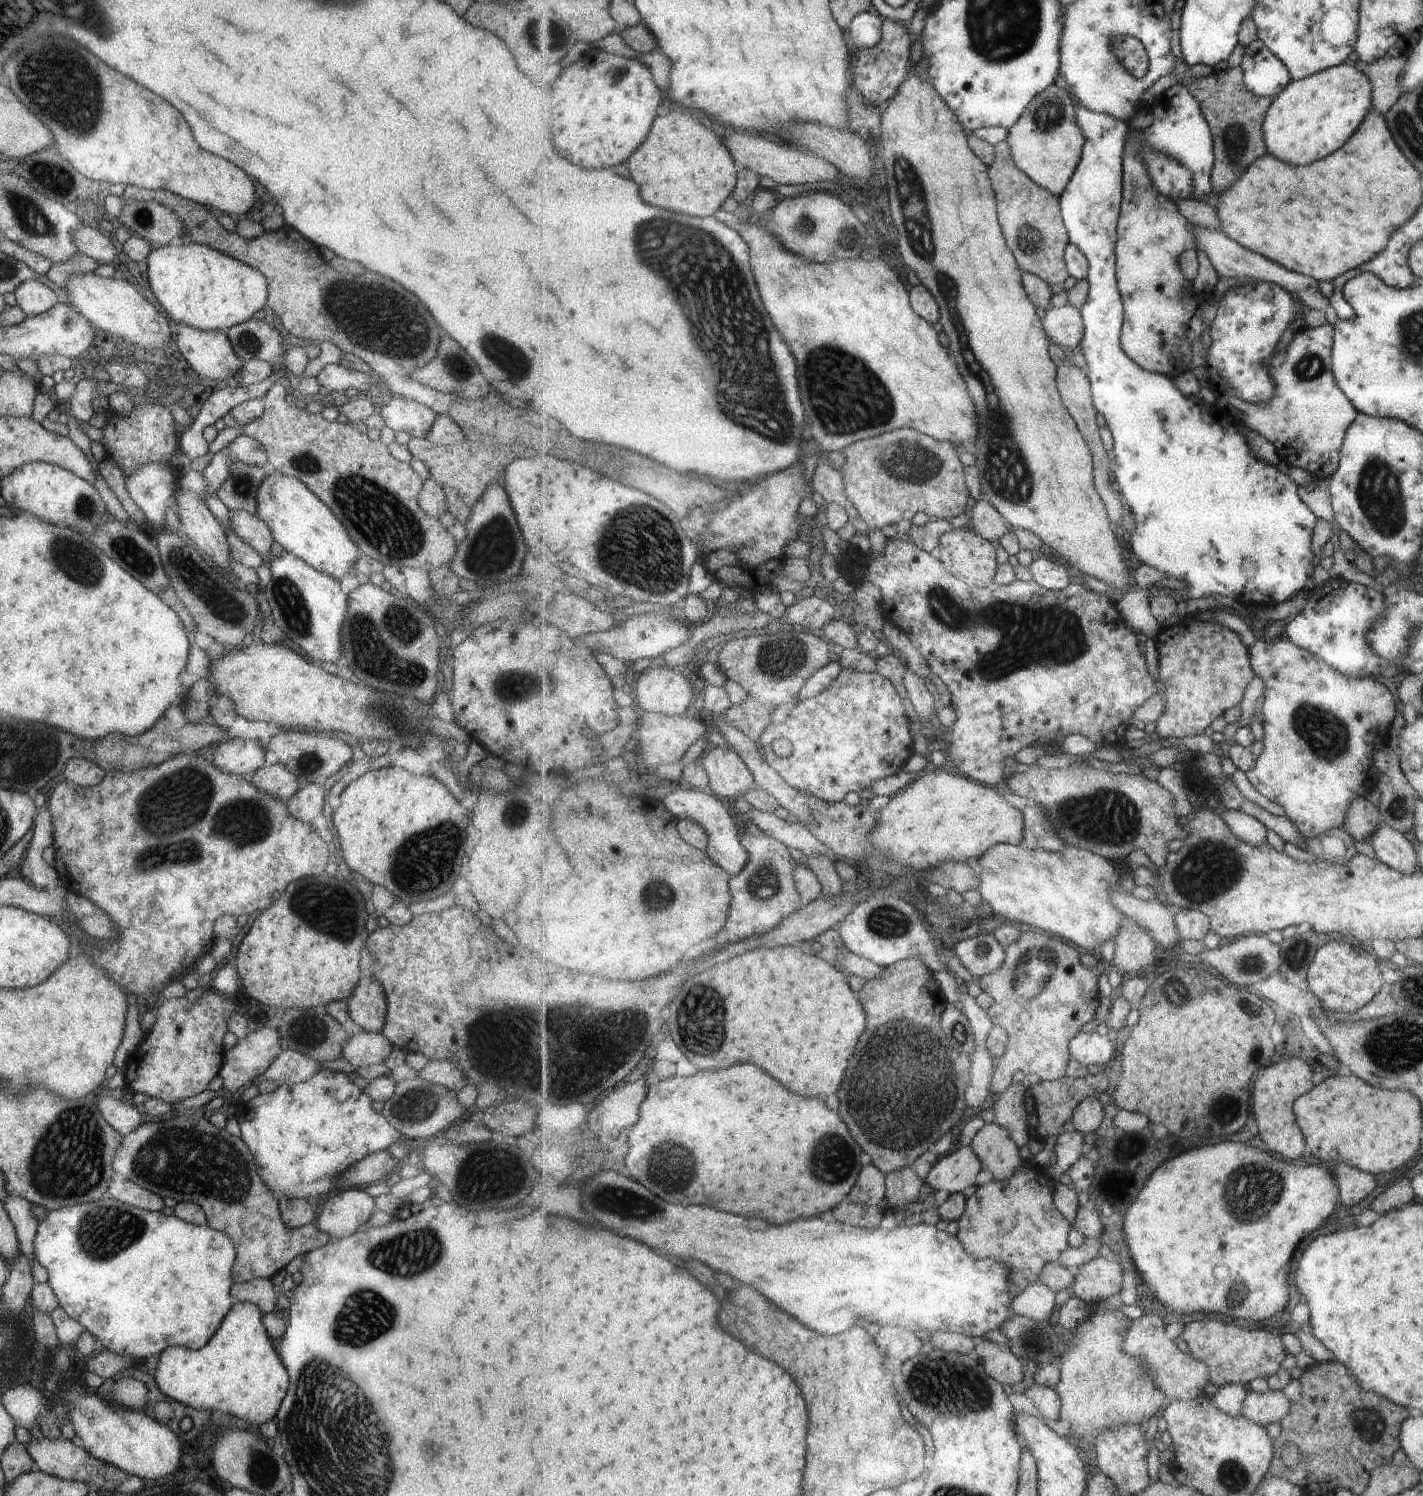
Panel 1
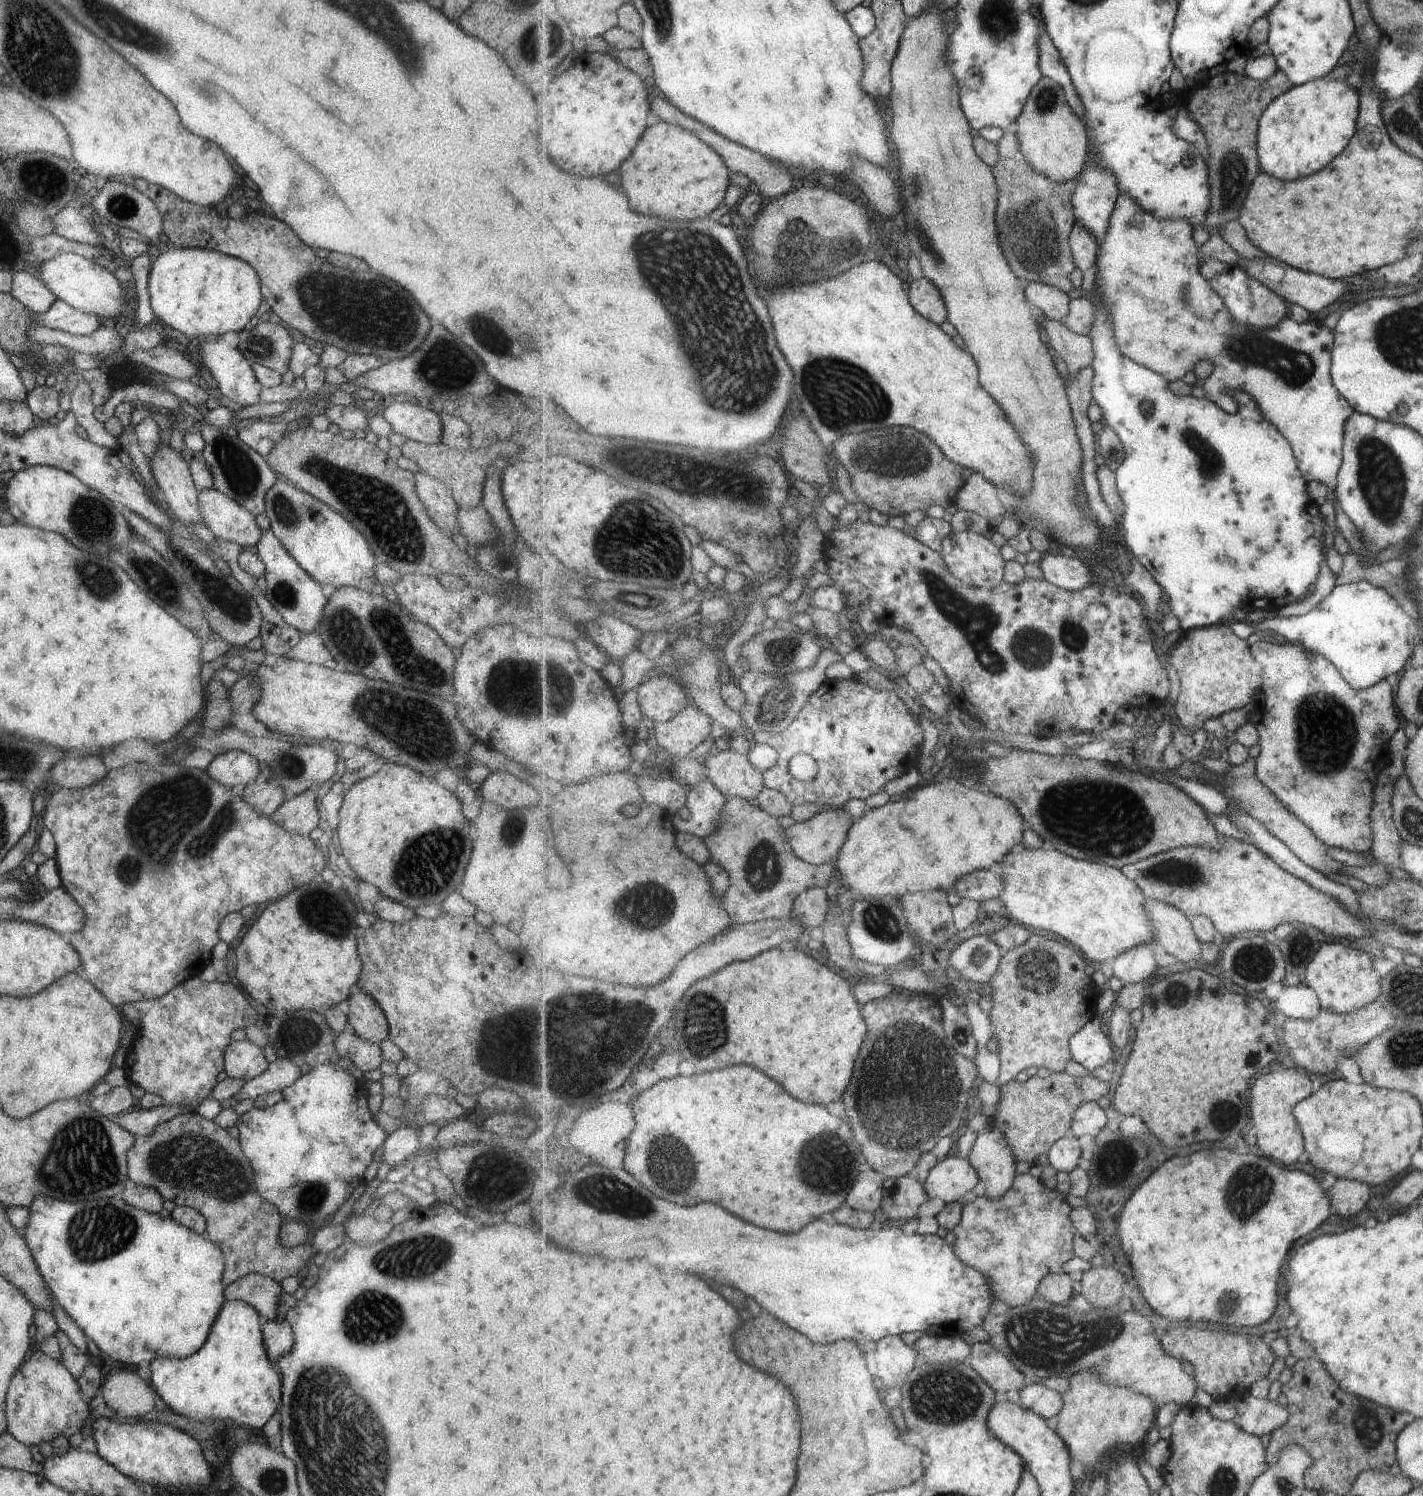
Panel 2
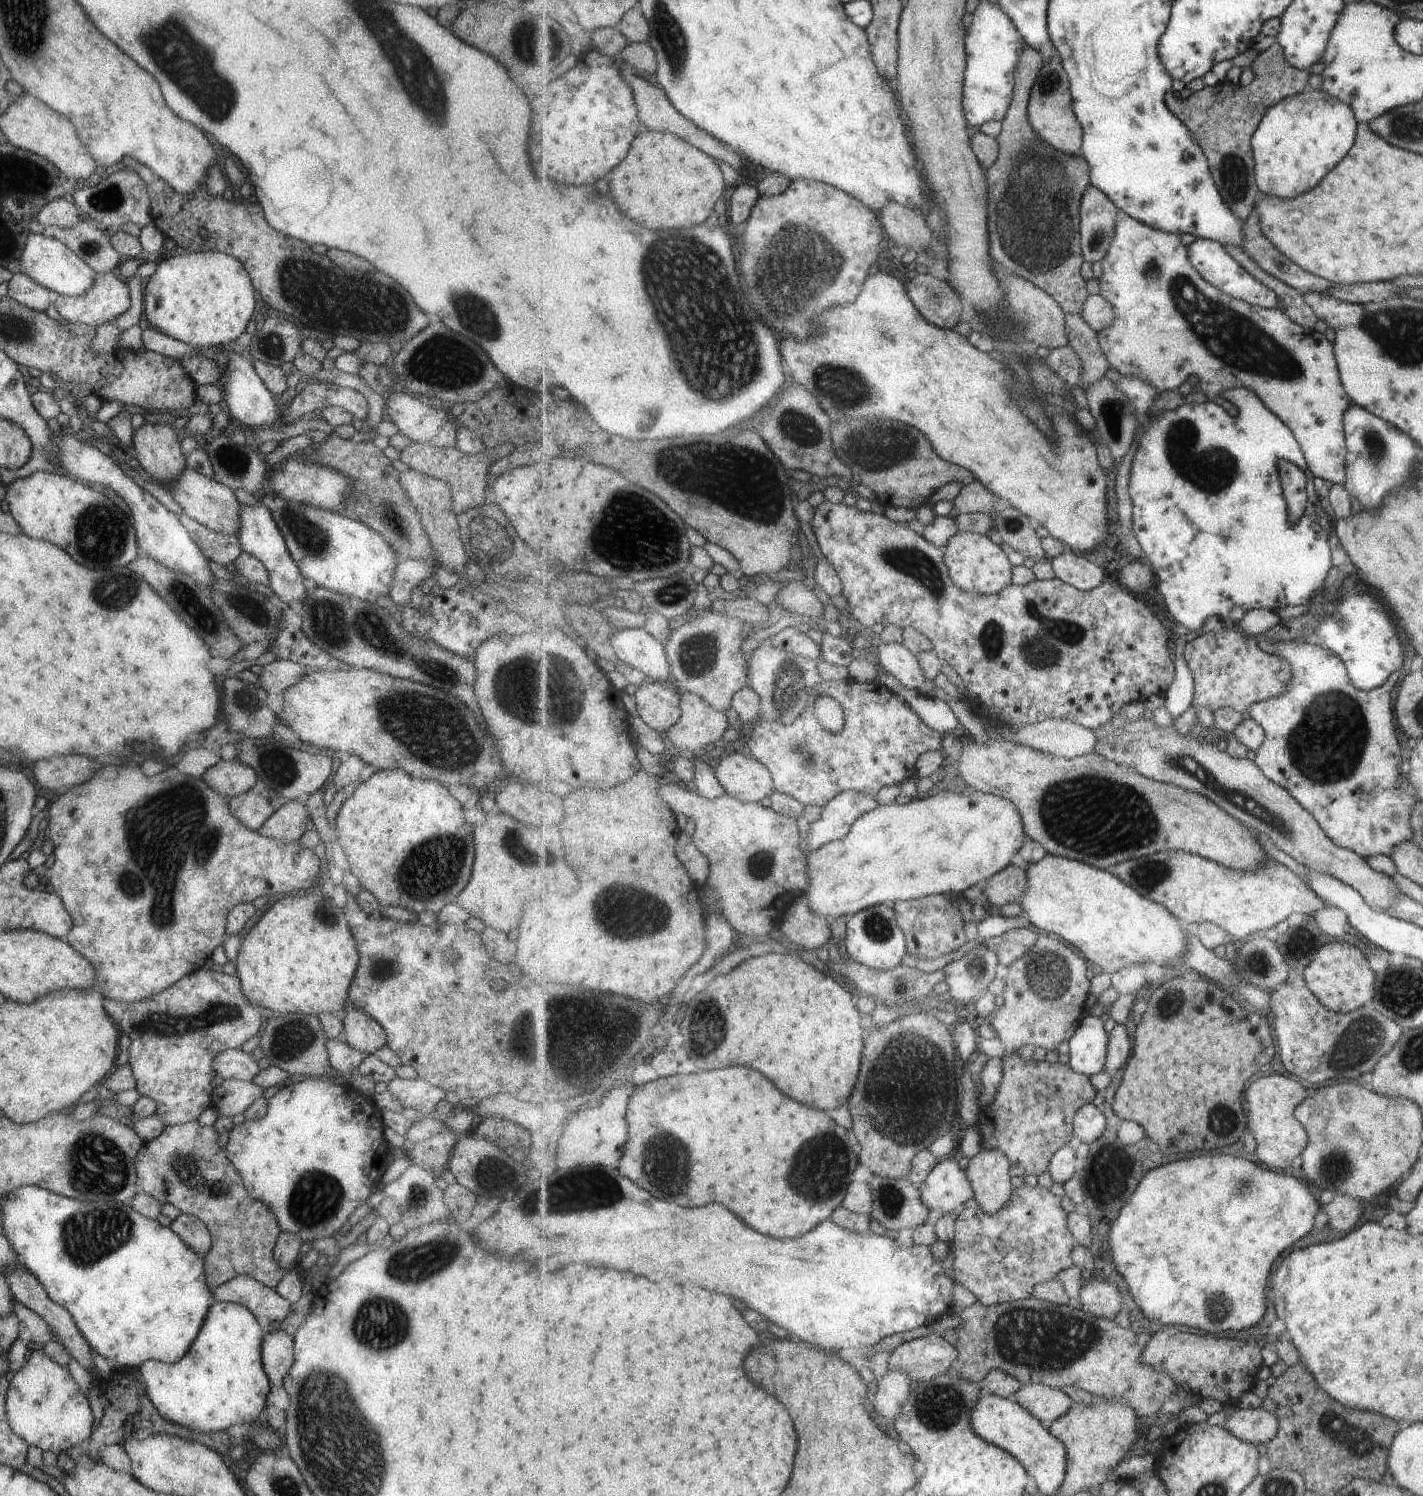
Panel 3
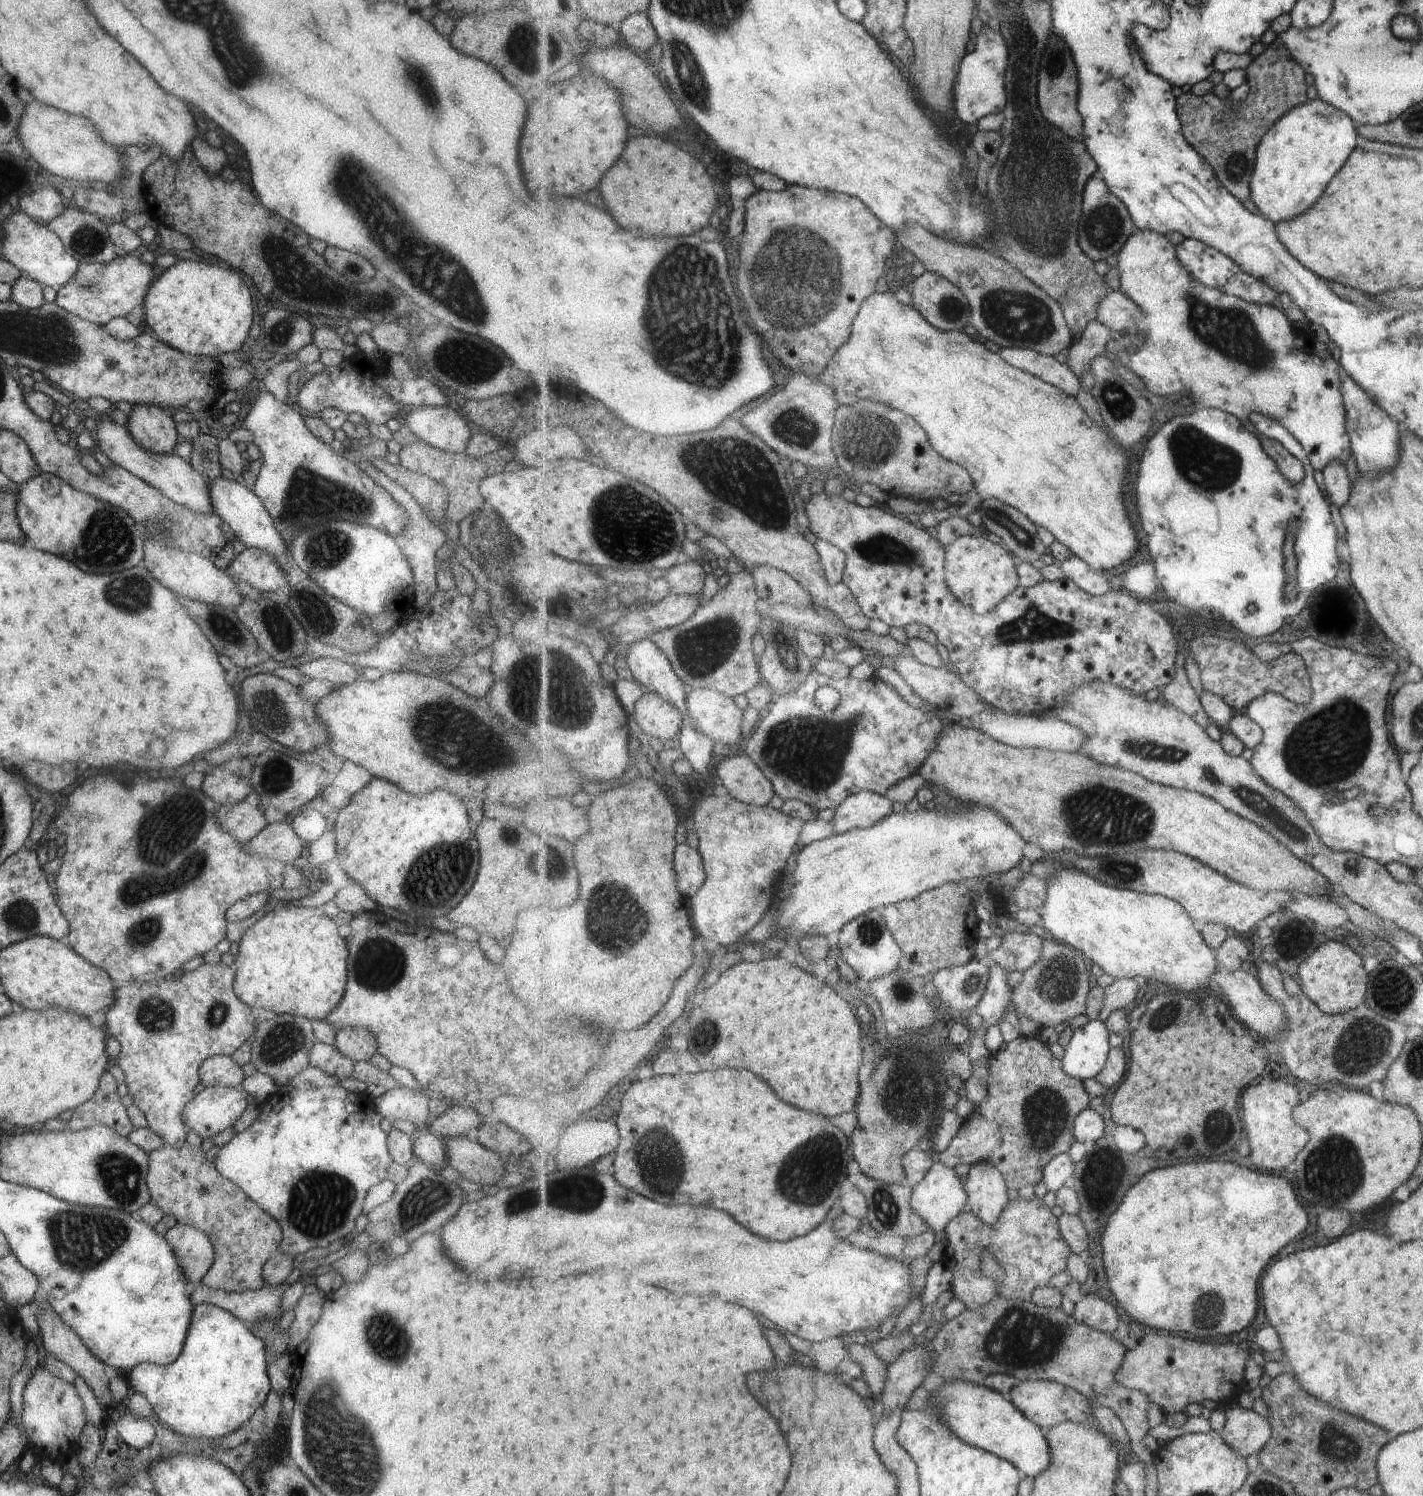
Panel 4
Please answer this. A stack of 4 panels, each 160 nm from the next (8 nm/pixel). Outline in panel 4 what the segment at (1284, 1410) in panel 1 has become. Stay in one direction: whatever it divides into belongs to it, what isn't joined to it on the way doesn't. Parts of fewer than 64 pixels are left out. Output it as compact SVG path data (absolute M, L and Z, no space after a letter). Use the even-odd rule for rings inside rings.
M1241 1405L1226 1410L1227 1422L1221 1436L1243 1458L1259 1452L1273 1436L1268 1419L1253 1410L1246 1410Z

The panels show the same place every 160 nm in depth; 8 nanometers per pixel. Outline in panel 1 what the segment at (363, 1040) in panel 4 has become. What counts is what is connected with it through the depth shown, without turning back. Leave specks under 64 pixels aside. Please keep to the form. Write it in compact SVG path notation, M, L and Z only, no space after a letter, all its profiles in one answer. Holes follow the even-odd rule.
M362 976L348 997L348 1018L370 1033L381 1032L386 1013L386 994L374 978Z

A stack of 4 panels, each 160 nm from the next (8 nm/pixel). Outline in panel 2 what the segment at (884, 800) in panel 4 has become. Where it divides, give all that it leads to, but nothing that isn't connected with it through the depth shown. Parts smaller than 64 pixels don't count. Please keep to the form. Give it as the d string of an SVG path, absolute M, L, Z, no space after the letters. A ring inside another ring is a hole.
M829 807L815 814L808 821L795 823L791 828L785 828L786 837L805 862L815 866L829 864L839 856L848 835L853 833L852 827L855 820L843 808Z

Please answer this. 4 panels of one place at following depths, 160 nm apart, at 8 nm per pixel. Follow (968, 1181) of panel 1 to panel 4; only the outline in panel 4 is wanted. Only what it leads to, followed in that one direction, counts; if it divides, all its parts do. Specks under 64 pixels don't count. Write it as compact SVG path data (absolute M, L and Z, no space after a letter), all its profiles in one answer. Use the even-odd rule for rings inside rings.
M935 1160L927 1176L912 1189L910 1205L936 1234L943 1233L954 1218L967 1210L968 1194L964 1181L959 1179L954 1169Z

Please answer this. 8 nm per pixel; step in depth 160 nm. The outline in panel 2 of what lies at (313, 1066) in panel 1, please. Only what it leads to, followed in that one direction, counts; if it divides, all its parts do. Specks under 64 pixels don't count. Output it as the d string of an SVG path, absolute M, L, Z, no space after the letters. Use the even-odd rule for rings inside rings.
M276 1057L261 1074L243 1083L243 1086L234 1094L231 1101L234 1099L241 1102L245 1098L254 1099L263 1092L281 1090L289 1086L300 1075L298 1068L289 1060Z

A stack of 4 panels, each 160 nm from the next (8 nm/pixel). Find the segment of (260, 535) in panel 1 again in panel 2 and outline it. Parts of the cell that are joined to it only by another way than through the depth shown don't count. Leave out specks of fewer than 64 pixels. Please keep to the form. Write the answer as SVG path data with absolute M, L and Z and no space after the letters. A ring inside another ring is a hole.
M212 486L198 490L196 497L202 522L215 538L236 542L243 548L256 545L261 530L248 510Z

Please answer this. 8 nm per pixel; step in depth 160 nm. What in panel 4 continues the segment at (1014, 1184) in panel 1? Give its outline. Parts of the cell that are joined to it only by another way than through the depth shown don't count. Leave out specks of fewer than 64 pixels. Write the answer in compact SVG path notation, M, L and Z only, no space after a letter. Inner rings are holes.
M1018 1196L1015 1200L1009 1201L1000 1216L1000 1221L993 1226L985 1224L979 1217L969 1210L965 1210L948 1224L946 1235L948 1243L943 1255L943 1263L953 1276L951 1291L954 1297L961 1300L971 1310L979 1310L987 1306L995 1297L1031 1300L1032 1294L1037 1289L1049 1286L1049 1282L1055 1274L1068 1272L1069 1257L1073 1255L1061 1234L1059 1217L1053 1216L1053 1212L1047 1207L1047 1204L1043 1204L1043 1200L1039 1200L1035 1196L1031 1200ZM985 1250L993 1256L1003 1272L1003 1276L998 1282L981 1273L981 1256Z

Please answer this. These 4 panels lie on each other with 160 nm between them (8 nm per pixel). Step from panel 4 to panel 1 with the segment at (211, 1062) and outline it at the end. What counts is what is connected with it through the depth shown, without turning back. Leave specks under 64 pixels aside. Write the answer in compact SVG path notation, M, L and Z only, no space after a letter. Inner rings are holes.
M265 1026L255 1032L247 1032L233 1047L223 1052L217 1074L223 1088L233 1093L247 1080L257 1082L260 1074L281 1050L281 1037L276 1028Z

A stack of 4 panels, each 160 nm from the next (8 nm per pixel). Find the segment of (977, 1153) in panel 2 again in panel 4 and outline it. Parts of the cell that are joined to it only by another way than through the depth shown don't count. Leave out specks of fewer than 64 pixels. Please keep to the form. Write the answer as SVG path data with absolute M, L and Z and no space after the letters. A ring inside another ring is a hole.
M973 1165L964 1182L968 1194L967 1210L989 1226L996 1225L1008 1206L1009 1192L1005 1177L993 1165Z

